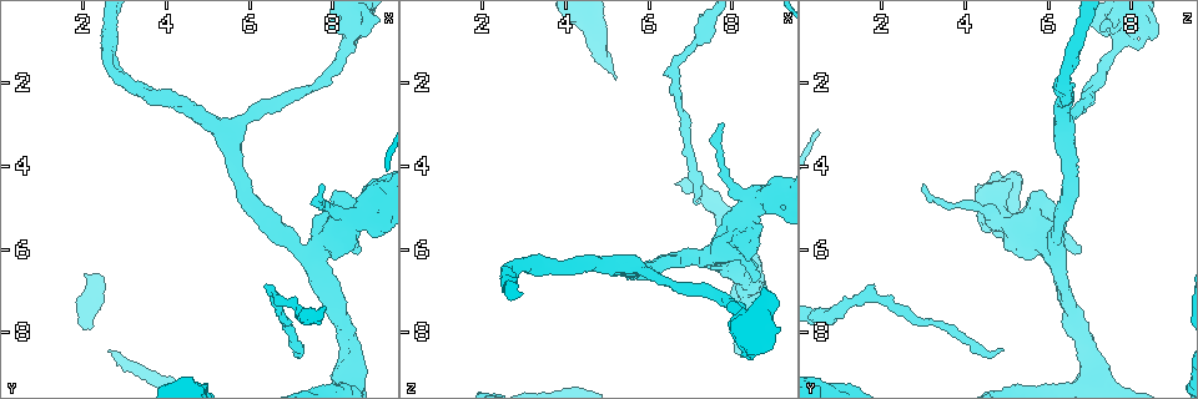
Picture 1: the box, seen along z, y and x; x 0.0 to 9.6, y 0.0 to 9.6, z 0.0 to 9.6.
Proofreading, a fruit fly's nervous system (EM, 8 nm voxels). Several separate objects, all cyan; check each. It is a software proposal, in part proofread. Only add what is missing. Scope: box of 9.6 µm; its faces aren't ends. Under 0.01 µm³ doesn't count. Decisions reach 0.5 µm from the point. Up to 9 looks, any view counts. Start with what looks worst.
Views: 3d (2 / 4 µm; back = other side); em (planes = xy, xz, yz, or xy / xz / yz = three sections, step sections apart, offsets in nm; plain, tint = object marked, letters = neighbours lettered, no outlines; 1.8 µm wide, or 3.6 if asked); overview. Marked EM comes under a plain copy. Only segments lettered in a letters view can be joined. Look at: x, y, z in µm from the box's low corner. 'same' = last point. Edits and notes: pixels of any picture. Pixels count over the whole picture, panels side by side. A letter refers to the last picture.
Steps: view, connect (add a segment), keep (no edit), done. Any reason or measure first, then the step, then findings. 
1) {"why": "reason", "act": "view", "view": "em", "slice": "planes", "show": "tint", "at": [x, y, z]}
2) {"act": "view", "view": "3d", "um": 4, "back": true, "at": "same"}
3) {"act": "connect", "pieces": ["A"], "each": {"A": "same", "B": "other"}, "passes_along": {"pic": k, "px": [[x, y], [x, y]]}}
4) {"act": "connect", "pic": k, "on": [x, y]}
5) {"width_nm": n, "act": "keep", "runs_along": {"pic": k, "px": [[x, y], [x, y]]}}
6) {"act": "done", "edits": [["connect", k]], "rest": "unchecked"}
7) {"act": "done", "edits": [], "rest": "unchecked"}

{"why": "long arm stops here", "act": "view", "view": "3d", "um": 4, "back": true, "at": [7.05, 8.35, 4.90]}

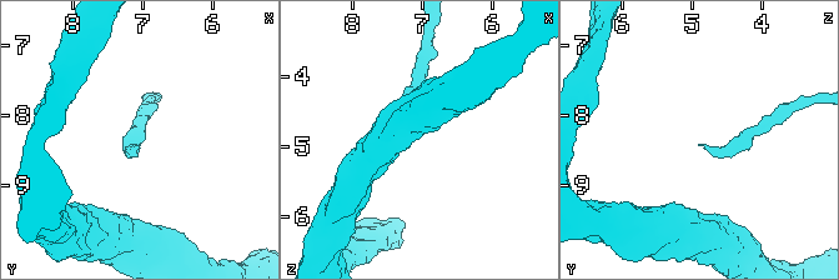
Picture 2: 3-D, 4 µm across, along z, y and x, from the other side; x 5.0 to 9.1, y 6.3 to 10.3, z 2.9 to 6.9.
{"act": "view", "view": "em", "slice": "planes", "show": "letters", "at": [7.10, 8.40, 4.85]}

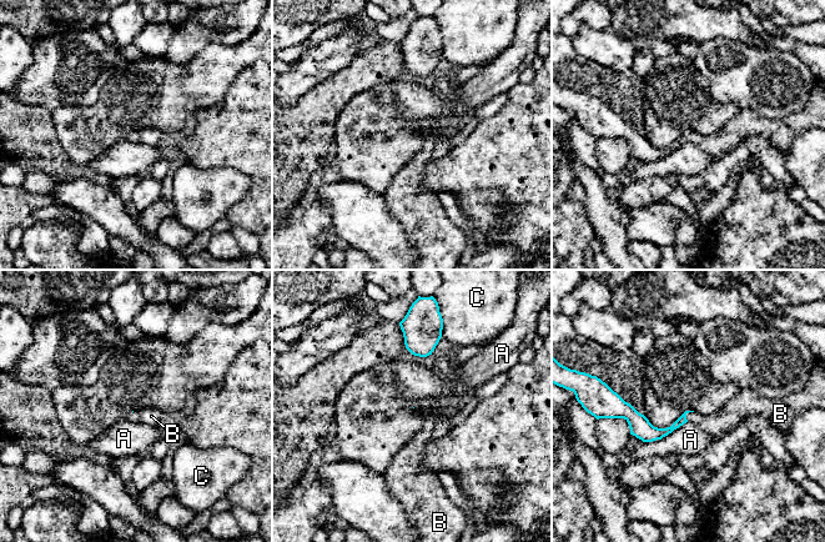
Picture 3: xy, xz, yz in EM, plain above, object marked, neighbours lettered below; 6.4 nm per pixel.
{"longest_contact_nm": ["A", 320], "act": "connect", "pieces": ["B"], "each": {"A": "other", "B": "same", "C": "other"}, "found": "it goes on there"}

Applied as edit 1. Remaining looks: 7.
{"act": "view", "view": "overview"}

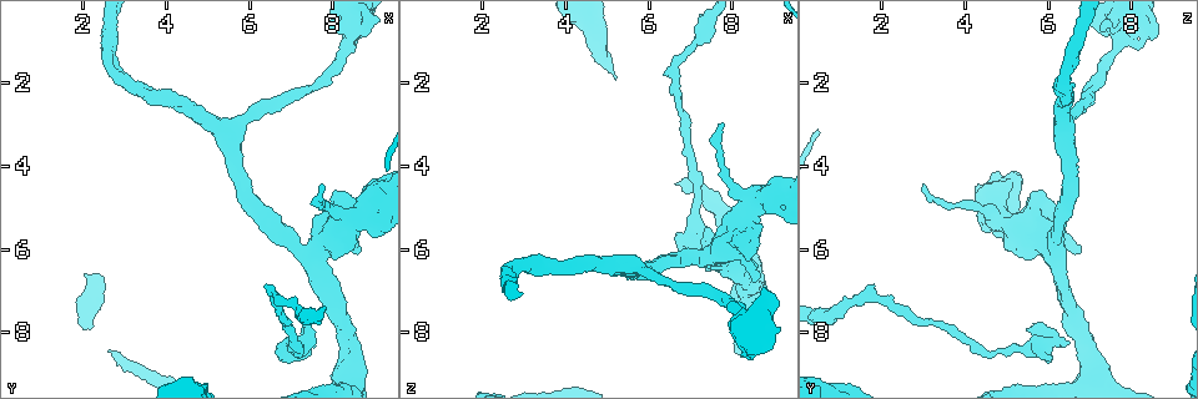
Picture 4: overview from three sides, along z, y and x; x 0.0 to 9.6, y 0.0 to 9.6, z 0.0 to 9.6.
{"why": "three arms meet", "act": "view", "view": "3d", "um": 2, "at": [8.45, 0.70, 7.70]}

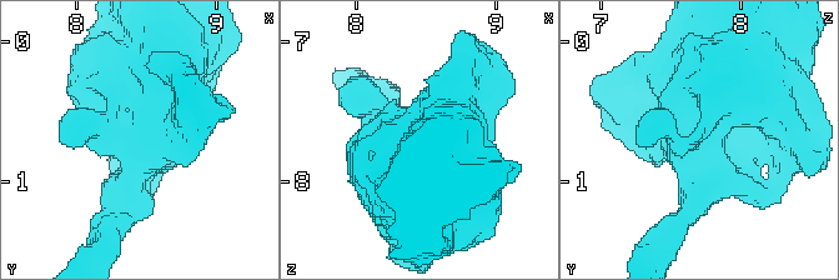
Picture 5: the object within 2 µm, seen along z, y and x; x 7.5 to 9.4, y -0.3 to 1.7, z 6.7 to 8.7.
{"act": "view", "view": "em", "slice": "xy", "step": 8, "show": "letters", "at": [8.52, 0.70, 7.66]}

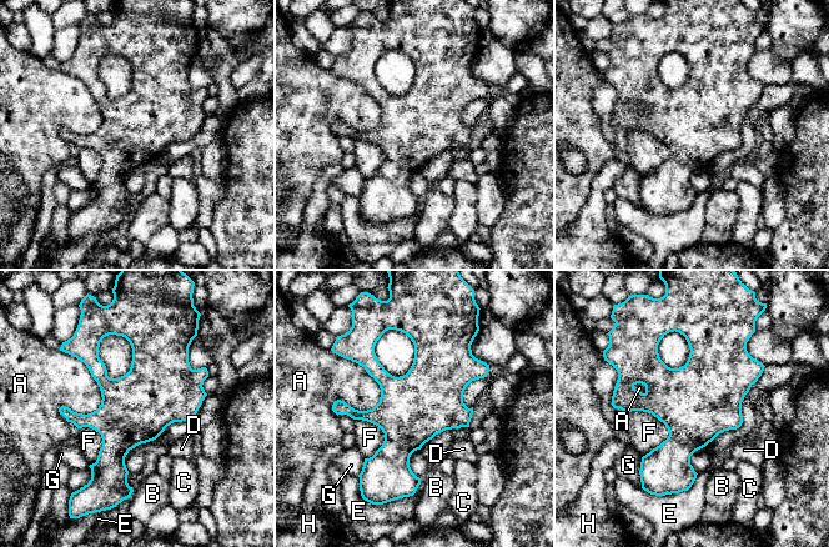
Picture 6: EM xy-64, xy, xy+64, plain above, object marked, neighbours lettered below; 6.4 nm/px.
{"width_nm": 460, "longest_contact_nm": ["A", 440], "act": "keep", "each": {"A": "other", "B": "other", "C": "other", "D": "other", "E": "other", "F": "other", "G": "other", "H": "other"}, "found": "no lettered segment goes on from it"}

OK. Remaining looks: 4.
{"act": "done", "edits": [["connect", 3]], "rest": "unchecked"}

